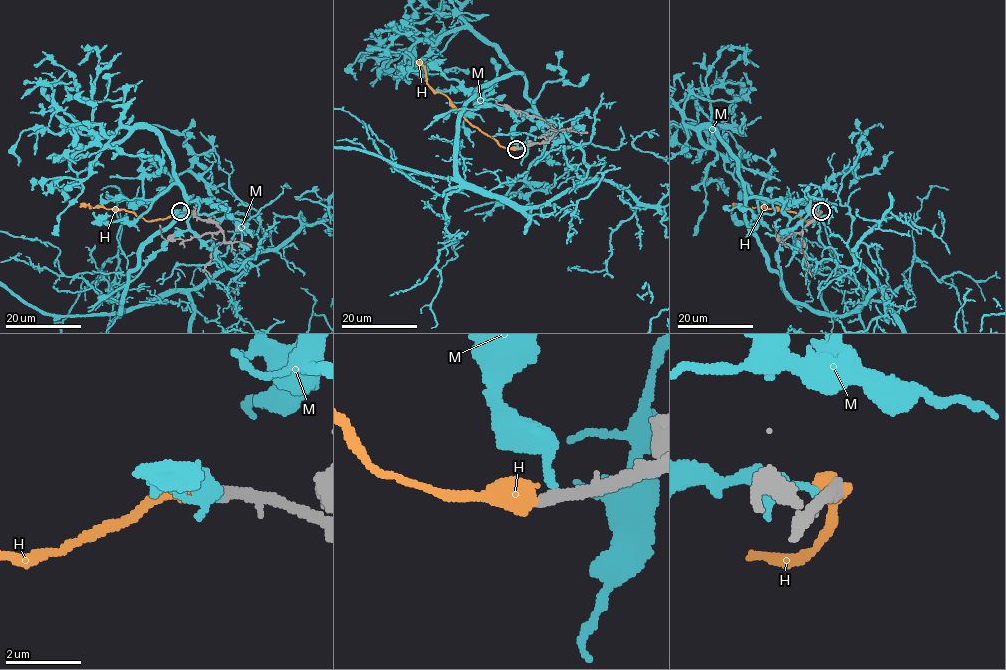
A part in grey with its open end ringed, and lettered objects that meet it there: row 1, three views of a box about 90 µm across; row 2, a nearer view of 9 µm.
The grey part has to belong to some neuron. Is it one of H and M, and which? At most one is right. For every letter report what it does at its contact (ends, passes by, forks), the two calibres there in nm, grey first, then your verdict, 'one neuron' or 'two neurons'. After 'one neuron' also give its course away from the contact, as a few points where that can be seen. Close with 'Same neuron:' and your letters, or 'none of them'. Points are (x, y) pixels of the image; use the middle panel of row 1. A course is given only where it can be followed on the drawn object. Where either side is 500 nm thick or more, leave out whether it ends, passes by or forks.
H: 360/600 nm | two neurons
M: it ends | 320/220 nm | two neurons
Same neuron: none of them

